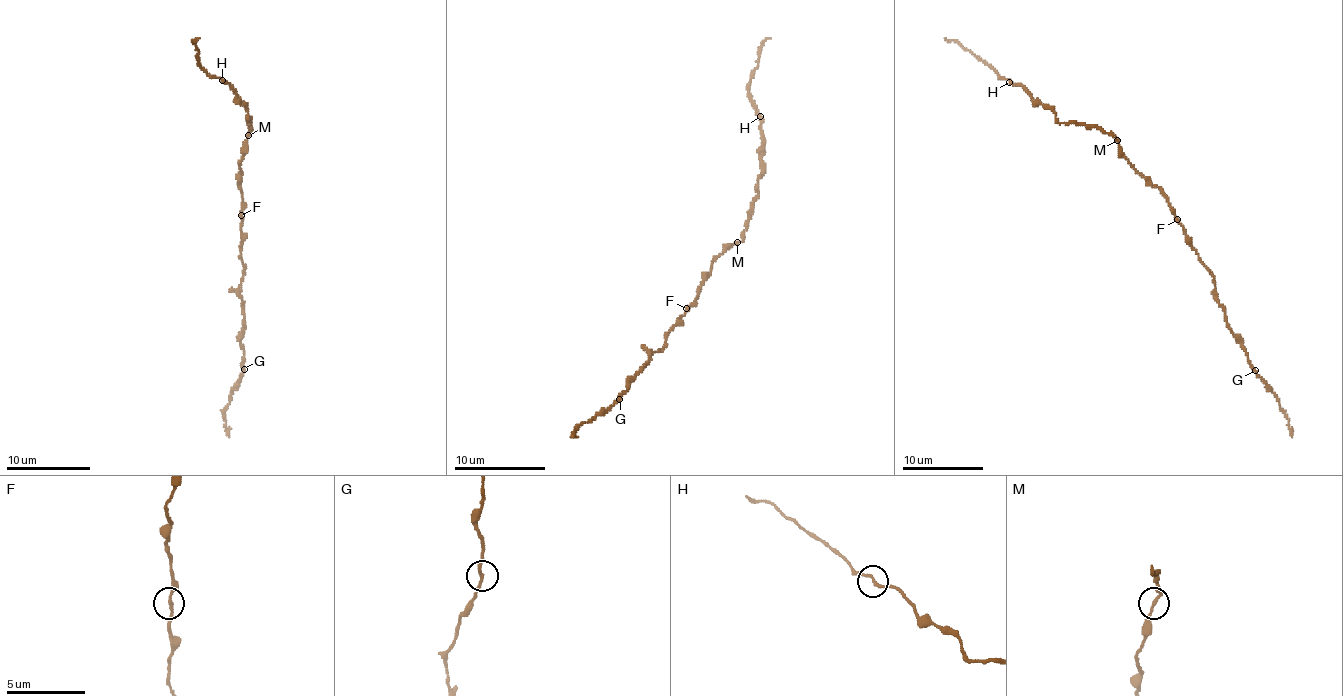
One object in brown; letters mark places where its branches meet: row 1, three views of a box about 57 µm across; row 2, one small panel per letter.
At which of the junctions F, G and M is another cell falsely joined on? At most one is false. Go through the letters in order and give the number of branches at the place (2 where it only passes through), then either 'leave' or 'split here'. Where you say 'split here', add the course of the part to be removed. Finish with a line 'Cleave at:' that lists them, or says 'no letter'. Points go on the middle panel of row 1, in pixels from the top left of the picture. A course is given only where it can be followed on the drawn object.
F: branches 2; leave
G: branches 2; leave
M: branches 2; leave
Cleave at: no letter

